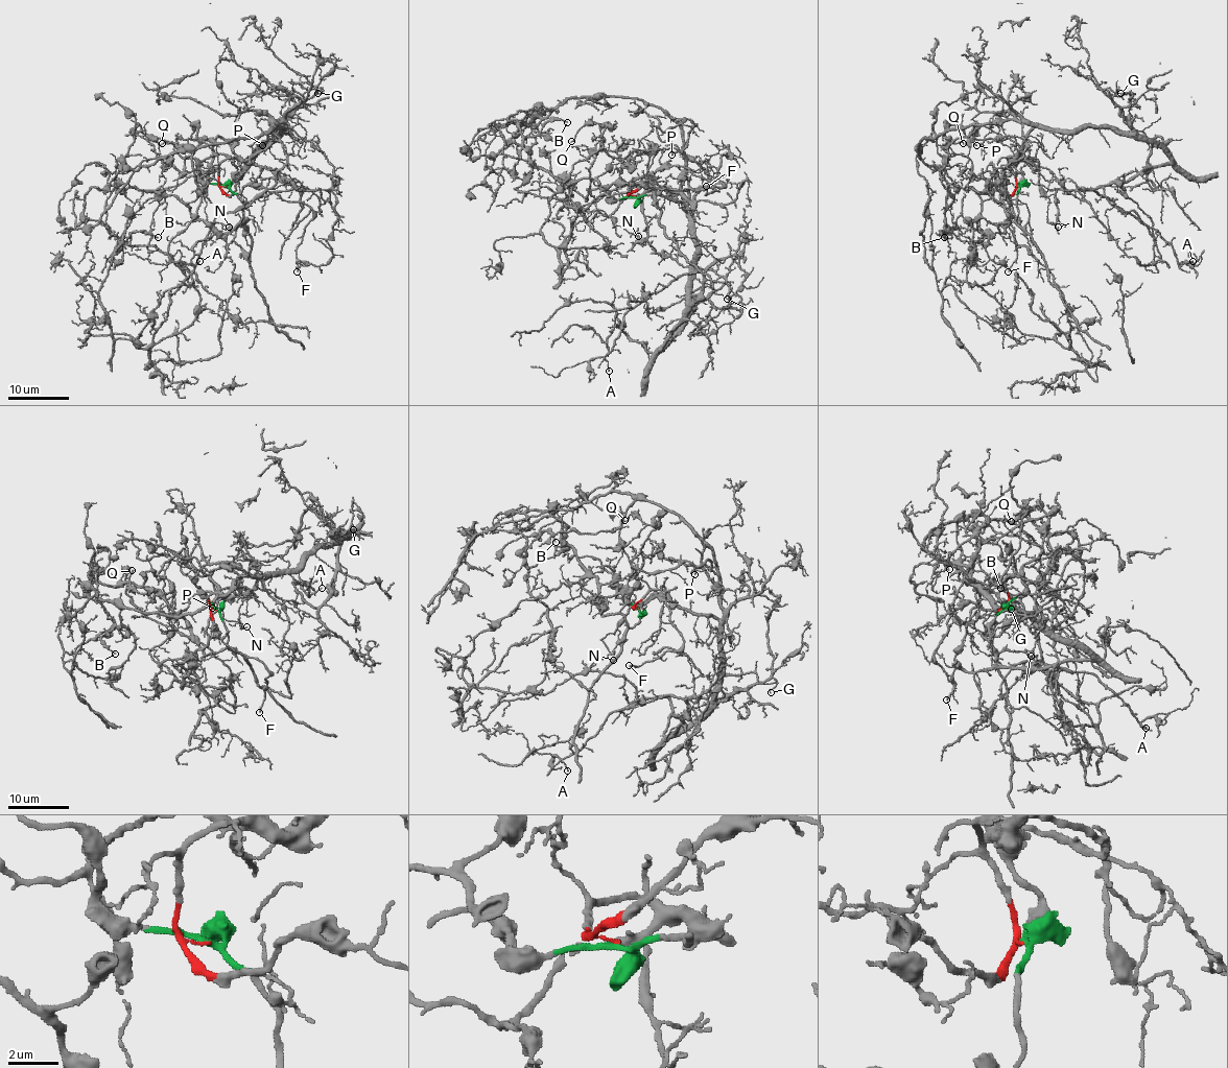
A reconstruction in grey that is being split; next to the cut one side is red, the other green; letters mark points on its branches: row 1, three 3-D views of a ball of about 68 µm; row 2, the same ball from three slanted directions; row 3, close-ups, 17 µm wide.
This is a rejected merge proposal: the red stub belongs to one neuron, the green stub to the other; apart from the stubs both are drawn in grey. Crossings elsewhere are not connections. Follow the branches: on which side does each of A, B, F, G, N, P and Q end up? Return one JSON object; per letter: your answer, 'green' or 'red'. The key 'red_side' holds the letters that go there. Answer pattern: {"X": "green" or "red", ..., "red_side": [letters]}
{"A": "red", "B": "green", "F": "red", "G": "red", "N": "red", "P": "red", "Q": "green", "red_side": ["A", "F", "G", "N", "P"]}

